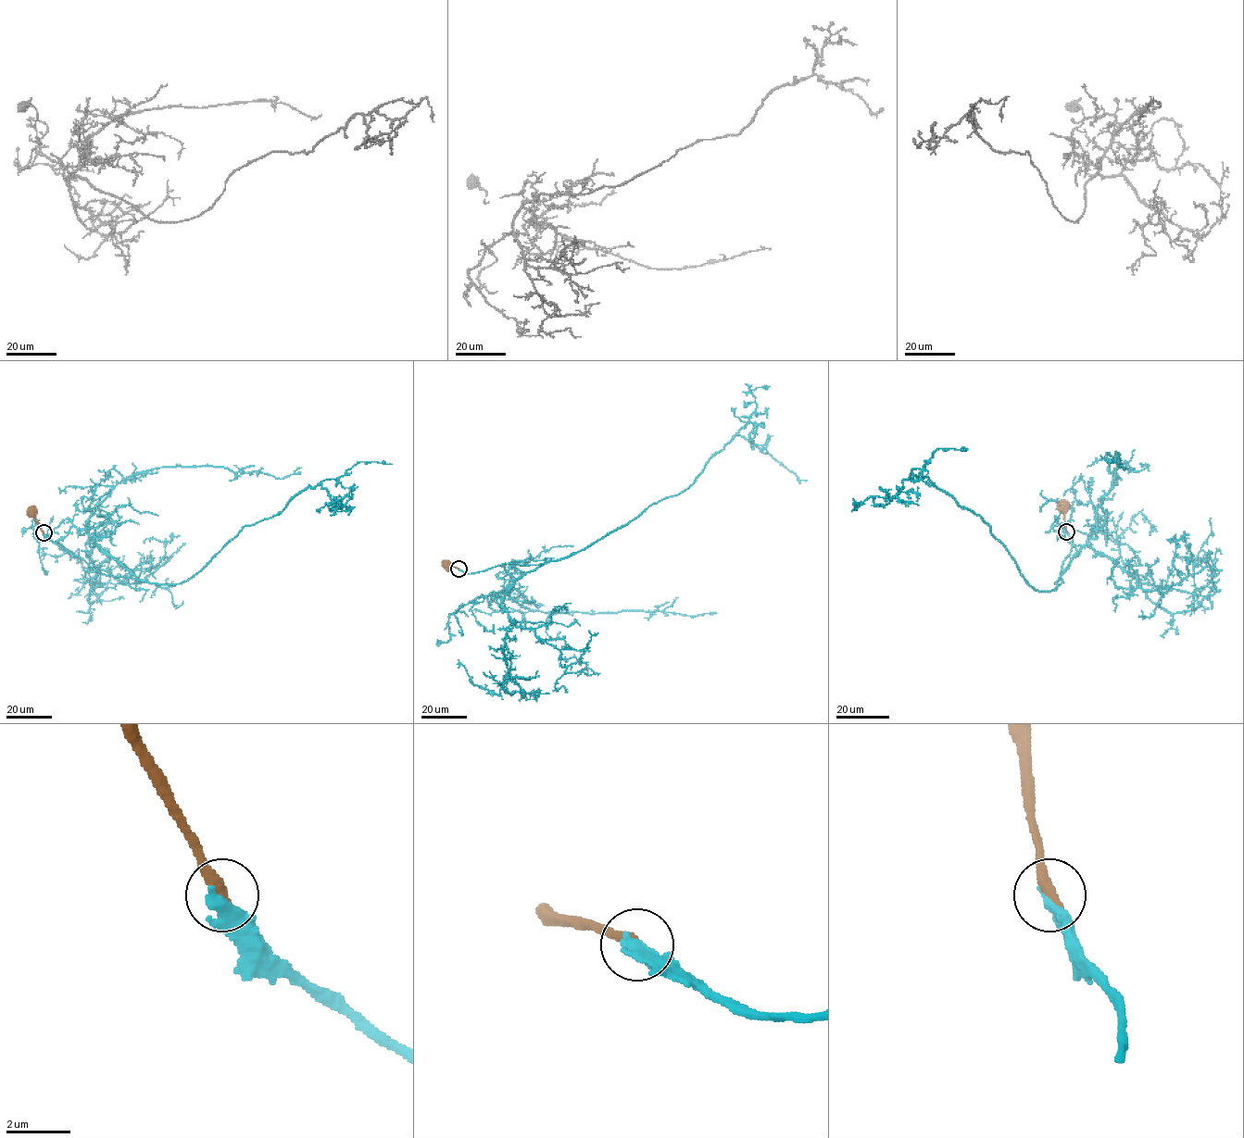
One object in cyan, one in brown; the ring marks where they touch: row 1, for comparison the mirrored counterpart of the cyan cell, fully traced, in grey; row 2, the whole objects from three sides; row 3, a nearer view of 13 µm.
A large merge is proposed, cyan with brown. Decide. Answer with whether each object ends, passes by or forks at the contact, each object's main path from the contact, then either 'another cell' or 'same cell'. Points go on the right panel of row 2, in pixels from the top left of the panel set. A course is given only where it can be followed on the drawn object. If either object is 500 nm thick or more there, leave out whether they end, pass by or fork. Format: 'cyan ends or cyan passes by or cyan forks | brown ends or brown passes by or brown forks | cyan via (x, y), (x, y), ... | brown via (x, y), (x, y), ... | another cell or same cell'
cyan ends | brown ends | cyan via (1066, 531), (1073, 544), (1062, 581), (1036, 590), (981, 518), (911, 471), (938, 448), (963, 450) | brown via (1066, 531), (1061, 507) | same cell

